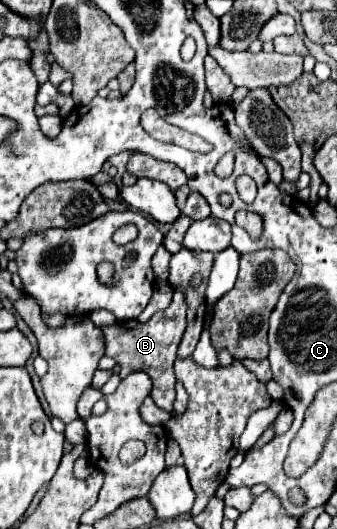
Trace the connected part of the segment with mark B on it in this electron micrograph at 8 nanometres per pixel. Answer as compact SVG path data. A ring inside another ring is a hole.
M174 289L174 299L170 307L160 313L154 313L146 323L118 321L110 327L102 327L104 341L106 341L106 355L120 365L122 369L120 375L126 377L128 373L144 371L152 379L150 397L164 411L172 411L172 403L176 397L176 389L174 389L176 377L174 377L172 363L176 359L176 349L184 335L184 329L186 329L186 297L182 289Z

